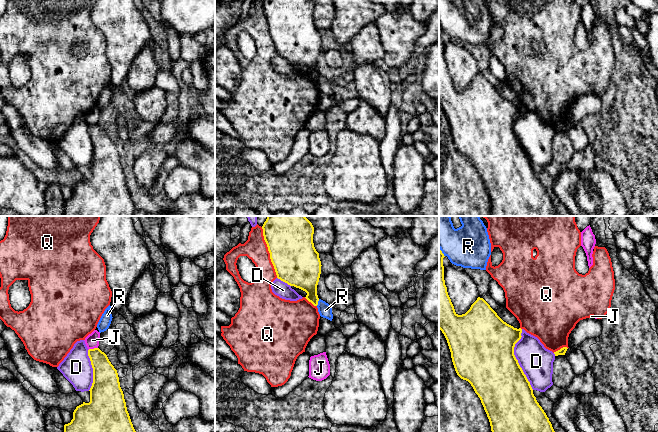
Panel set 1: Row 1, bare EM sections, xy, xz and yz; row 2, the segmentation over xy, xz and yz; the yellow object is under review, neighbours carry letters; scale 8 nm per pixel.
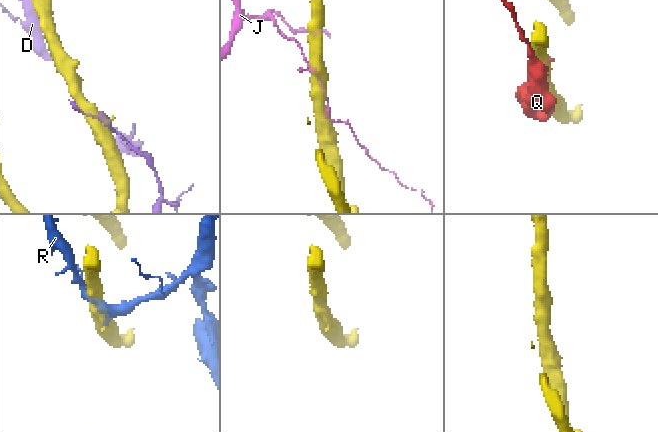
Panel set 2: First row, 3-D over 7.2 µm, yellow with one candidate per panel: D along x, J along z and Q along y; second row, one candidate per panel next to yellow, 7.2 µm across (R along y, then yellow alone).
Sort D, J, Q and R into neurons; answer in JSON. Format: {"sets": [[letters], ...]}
{"sets": [["D"], ["J"], ["Q"], ["R"]]}

